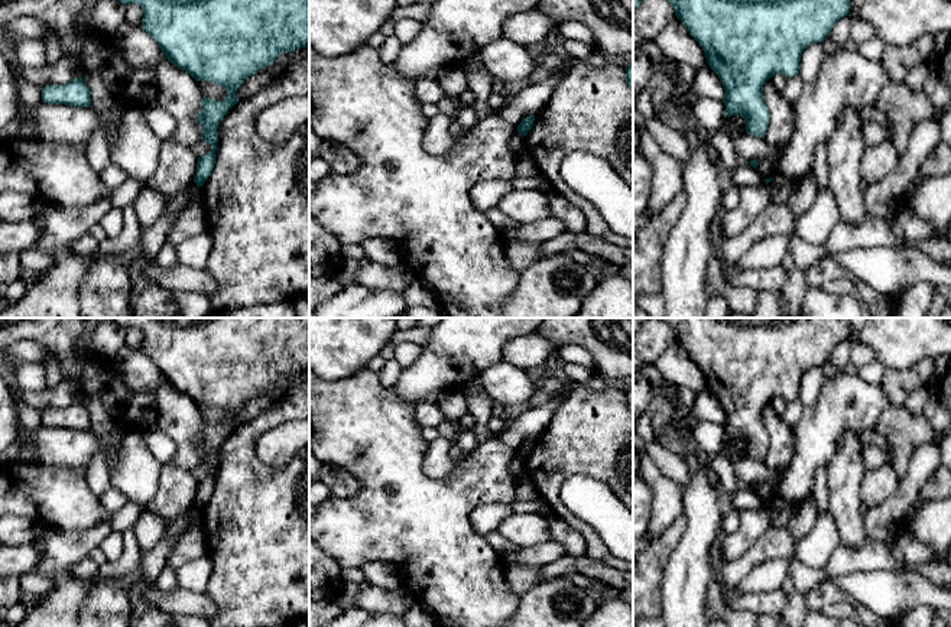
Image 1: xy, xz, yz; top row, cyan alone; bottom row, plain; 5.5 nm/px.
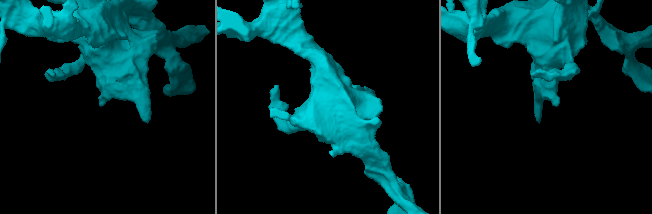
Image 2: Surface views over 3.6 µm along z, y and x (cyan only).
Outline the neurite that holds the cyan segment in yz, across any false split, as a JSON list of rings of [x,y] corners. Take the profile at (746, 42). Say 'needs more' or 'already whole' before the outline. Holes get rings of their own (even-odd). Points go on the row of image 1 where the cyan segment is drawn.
already whole | [[[668,0],[675,9],[675,16],[682,20],[689,35],[702,48],[710,68],[718,75],[724,87],[723,103],[726,105],[724,117],[740,116],[746,121],[746,133],[765,139],[769,113],[763,101],[763,84],[772,78],[775,74],[782,74],[785,77],[798,75],[801,55],[804,49],[811,43],[821,43],[830,33],[831,27],[844,16],[850,13],[850,0]]]

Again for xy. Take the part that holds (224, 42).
already whole | [[[119,0],[123,4],[139,4],[143,12],[142,27],[159,45],[166,59],[188,72],[195,81],[208,81],[227,91],[223,101],[202,97],[197,121],[201,124],[201,140],[212,149],[198,157],[194,182],[202,186],[214,169],[218,143],[218,123],[238,103],[237,88],[260,68],[269,66],[280,53],[309,48],[309,0]]]

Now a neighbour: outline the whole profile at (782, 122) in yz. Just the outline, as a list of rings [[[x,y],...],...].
[[[770,78],[763,84],[763,101],[769,113],[765,140],[770,144],[786,144],[792,137],[796,120],[792,105],[776,91]]]

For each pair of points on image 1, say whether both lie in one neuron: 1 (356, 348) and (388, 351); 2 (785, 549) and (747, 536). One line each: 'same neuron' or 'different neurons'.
1: different neurons
2: different neurons

